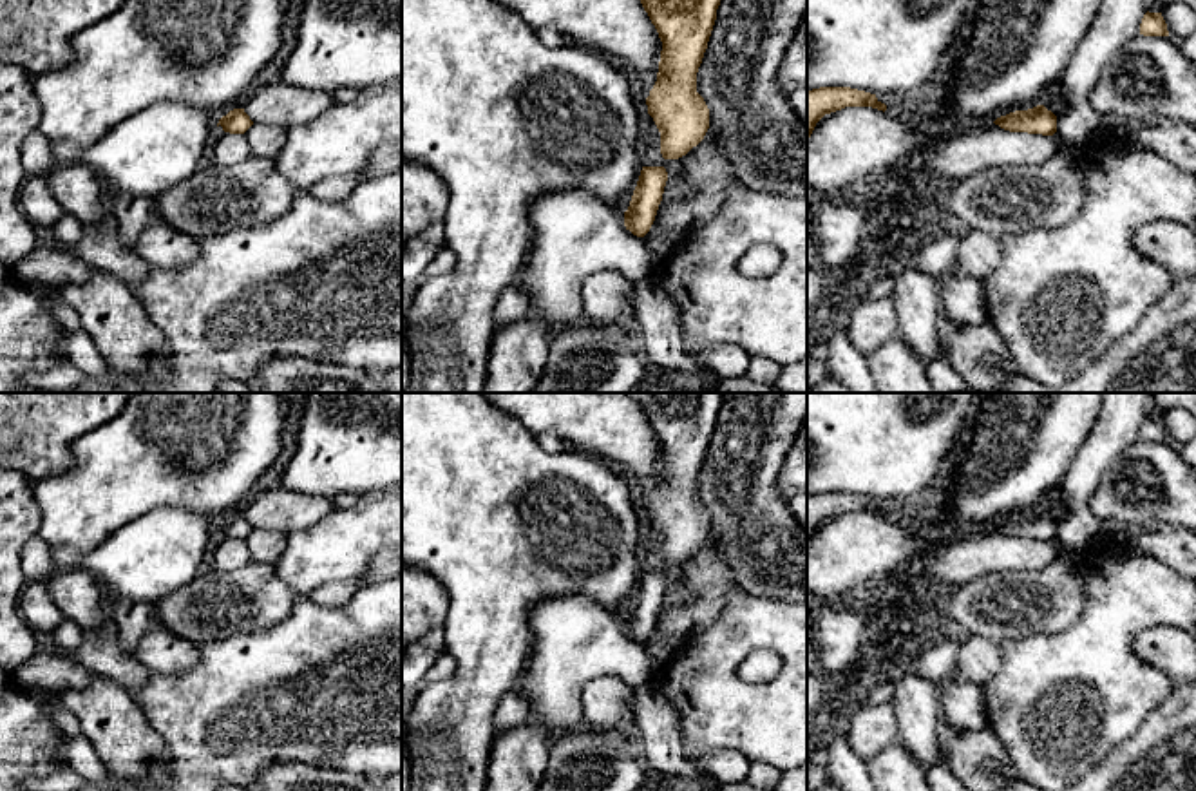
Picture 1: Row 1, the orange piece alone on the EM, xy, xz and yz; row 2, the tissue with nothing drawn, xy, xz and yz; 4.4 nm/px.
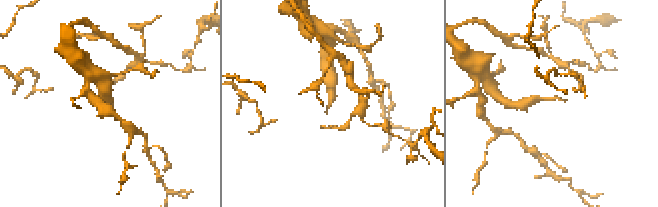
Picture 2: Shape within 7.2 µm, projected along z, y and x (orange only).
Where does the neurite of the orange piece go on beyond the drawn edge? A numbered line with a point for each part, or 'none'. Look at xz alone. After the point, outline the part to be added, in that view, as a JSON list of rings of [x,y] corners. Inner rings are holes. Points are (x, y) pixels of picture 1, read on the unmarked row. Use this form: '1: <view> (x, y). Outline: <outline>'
none

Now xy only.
1: xy (207, 565). Outline: [[[221,530],[215,532],[212,543],[210,543],[208,548],[206,548],[206,556],[204,556],[204,559],[203,559],[201,567],[199,567],[199,576],[204,576],[204,574],[208,574],[210,570],[214,570],[214,558],[215,558],[215,550],[217,550],[217,541],[223,539],[223,538],[224,538],[224,536],[223,536]]]

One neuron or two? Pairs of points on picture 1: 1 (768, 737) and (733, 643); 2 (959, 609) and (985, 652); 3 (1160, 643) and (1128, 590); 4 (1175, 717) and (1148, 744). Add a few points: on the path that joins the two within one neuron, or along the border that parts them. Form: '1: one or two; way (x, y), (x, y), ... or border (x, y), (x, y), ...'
1: one; way (744, 714), (728, 697), (728, 667)
2: two; border (967, 634), (977, 634), (999, 645)
3: two; border (1177, 627), (1144, 628), (1133, 639), (1131, 650)
4: one; way (1167, 724), (1155, 737)

